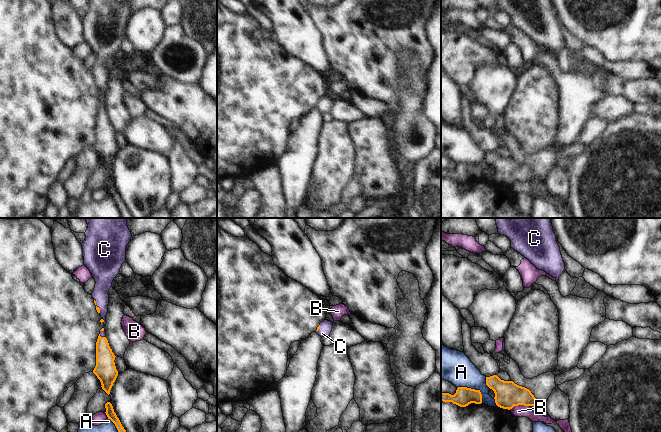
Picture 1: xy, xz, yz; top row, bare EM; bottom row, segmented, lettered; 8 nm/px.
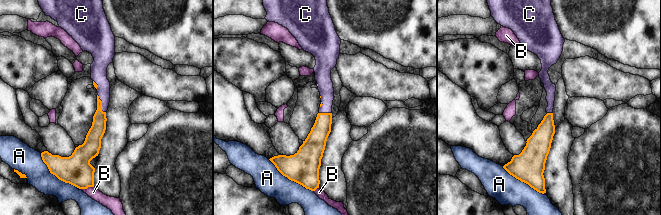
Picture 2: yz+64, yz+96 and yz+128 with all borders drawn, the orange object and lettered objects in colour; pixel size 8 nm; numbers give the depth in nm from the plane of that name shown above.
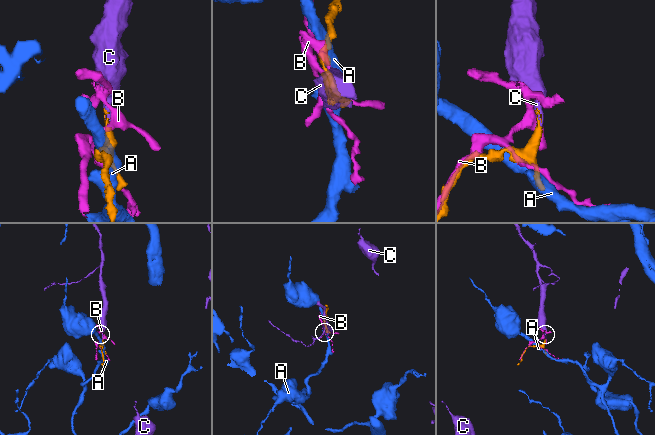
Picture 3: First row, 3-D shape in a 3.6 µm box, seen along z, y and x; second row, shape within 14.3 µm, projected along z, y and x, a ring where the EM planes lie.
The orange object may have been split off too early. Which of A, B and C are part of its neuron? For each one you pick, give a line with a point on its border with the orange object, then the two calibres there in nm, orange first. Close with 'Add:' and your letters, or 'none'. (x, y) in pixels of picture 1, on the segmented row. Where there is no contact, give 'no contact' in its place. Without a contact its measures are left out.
C: xy (96, 306) | 30/160 nm
Add: C

